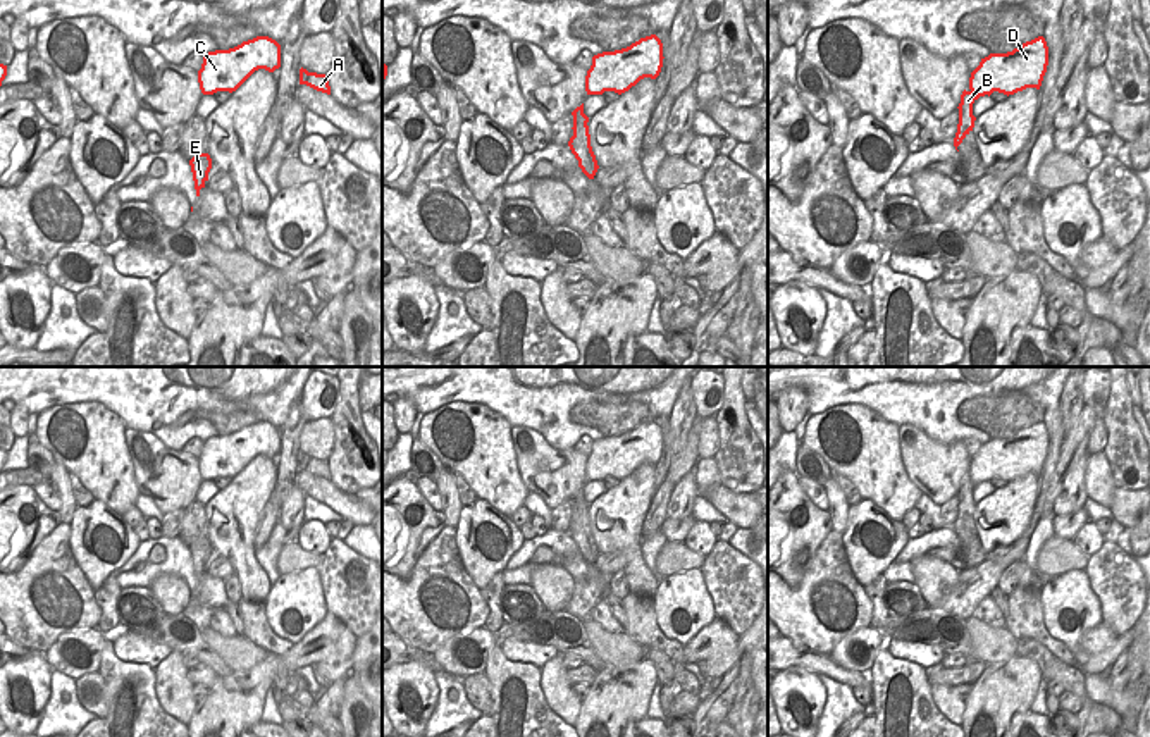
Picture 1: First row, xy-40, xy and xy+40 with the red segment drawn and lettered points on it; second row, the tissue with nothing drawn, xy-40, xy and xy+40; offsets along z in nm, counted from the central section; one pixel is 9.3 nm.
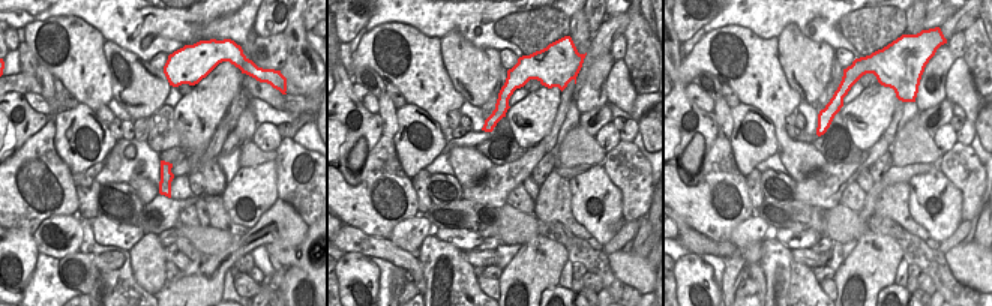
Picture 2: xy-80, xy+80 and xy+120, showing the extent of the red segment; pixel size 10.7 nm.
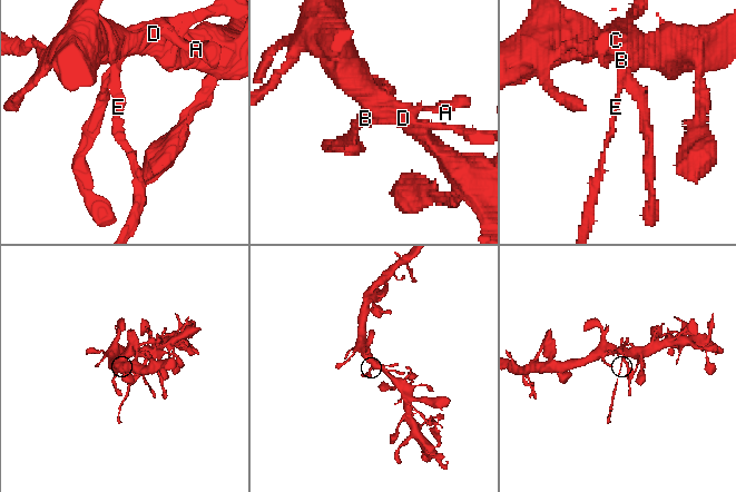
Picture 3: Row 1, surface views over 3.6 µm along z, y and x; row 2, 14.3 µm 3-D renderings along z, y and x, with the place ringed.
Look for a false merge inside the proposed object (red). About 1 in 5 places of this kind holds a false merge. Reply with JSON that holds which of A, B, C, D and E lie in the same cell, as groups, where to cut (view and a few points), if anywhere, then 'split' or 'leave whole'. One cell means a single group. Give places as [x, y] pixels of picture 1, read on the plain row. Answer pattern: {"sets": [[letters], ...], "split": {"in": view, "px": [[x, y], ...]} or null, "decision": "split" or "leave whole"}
{"sets": [["A", "B", "C", "D"], ["E"]], "split": {"in": "xy", "px": [[572, 498], [586, 508]]}, "decision": "split"}

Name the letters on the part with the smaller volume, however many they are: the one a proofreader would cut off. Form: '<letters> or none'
E

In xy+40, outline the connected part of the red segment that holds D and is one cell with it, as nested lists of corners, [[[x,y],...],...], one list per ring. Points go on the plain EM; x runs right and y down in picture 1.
[[[1043,422],[1026,427],[1012,437],[990,439],[981,444],[971,458],[969,475],[961,480],[957,518],[974,513],[973,489],[980,482],[990,482],[993,477],[1009,482],[1026,474],[1040,475],[1047,451],[1048,432]]]

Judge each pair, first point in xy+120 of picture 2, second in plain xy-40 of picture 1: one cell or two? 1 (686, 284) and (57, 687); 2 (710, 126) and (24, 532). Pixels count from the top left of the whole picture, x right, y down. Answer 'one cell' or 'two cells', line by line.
1: two cells
2: one cell

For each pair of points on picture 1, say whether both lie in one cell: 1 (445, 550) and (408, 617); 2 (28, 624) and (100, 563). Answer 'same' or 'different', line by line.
1: same
2: different

